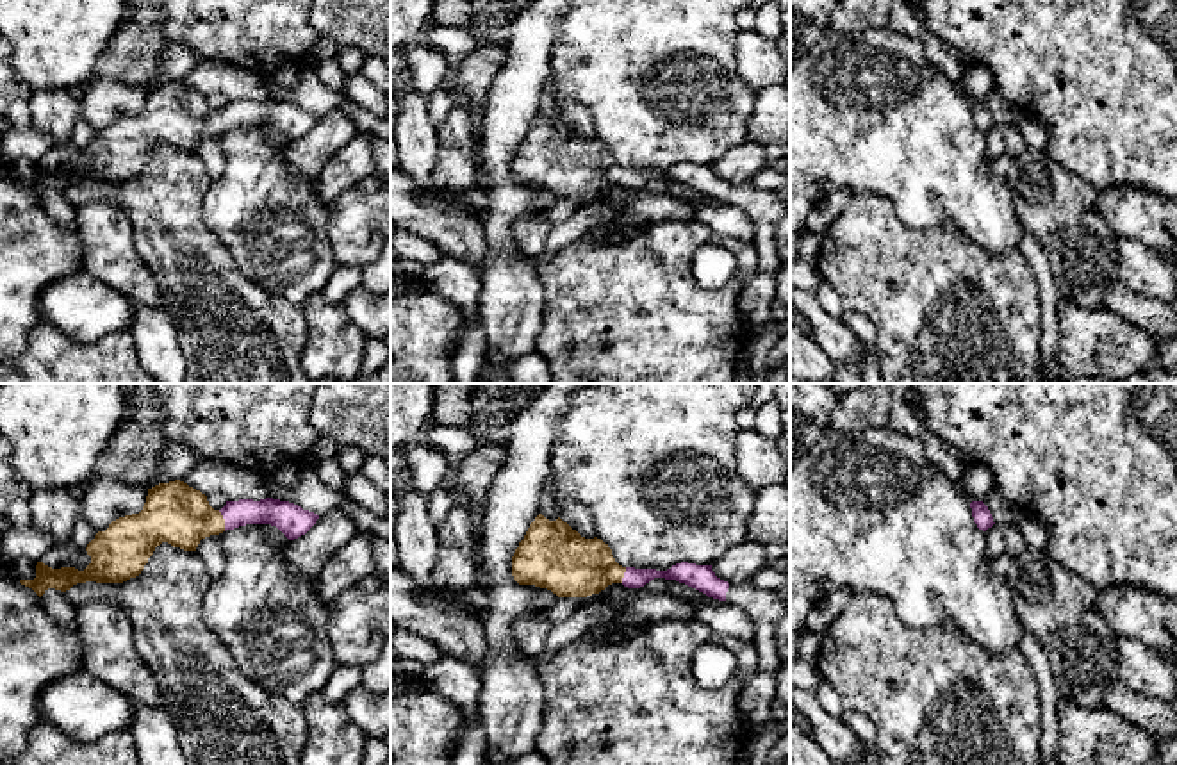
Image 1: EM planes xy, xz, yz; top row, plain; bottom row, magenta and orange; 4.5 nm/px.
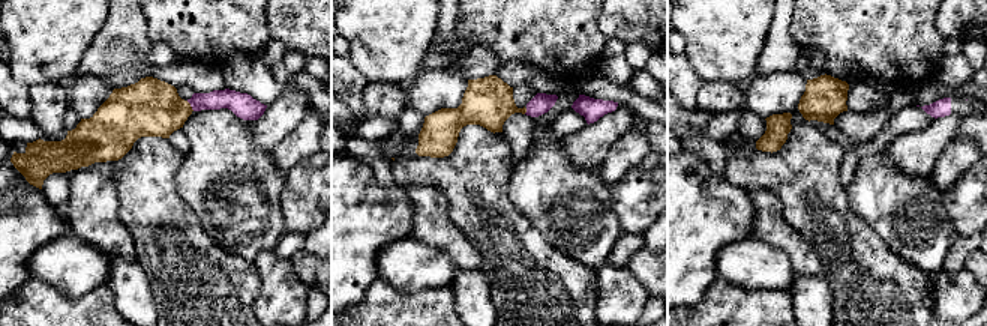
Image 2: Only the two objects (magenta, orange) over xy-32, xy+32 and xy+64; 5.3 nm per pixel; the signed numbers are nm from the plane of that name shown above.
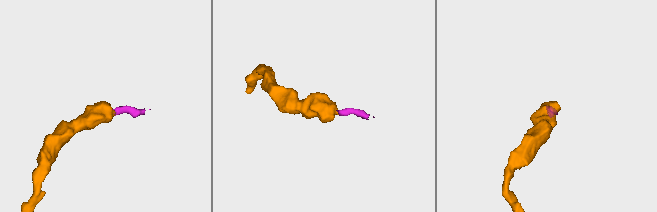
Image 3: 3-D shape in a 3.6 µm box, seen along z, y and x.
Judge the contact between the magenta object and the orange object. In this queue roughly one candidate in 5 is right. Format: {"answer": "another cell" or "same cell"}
{"answer": "same cell"}

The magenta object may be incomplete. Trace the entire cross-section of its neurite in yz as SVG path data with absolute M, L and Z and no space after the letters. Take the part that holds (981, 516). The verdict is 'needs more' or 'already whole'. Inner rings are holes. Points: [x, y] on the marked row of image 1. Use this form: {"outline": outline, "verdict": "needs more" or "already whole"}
{"outline": "M972 501L970 508L974 522L977 524L979 530L986 531L995 524L988 506L983 501Z", "verdict": "already whole"}

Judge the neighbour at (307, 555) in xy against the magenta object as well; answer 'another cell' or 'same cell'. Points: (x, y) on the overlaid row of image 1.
another cell

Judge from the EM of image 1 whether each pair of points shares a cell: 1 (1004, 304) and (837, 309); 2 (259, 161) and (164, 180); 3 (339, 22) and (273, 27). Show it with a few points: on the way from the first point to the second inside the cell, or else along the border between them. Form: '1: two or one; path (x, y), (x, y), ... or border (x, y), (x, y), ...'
1: two; border (821, 277), (847, 309)
2: two; border (213, 182), (204, 198), (204, 223)
3: two; border (309, 18), (321, 36)

